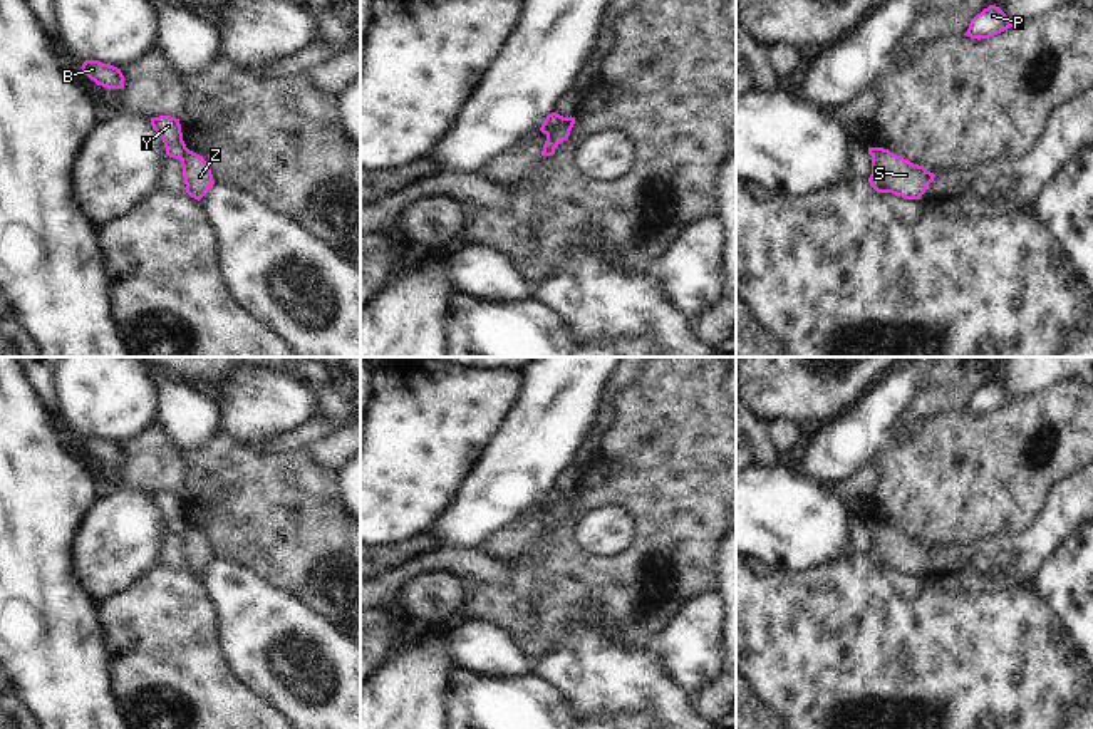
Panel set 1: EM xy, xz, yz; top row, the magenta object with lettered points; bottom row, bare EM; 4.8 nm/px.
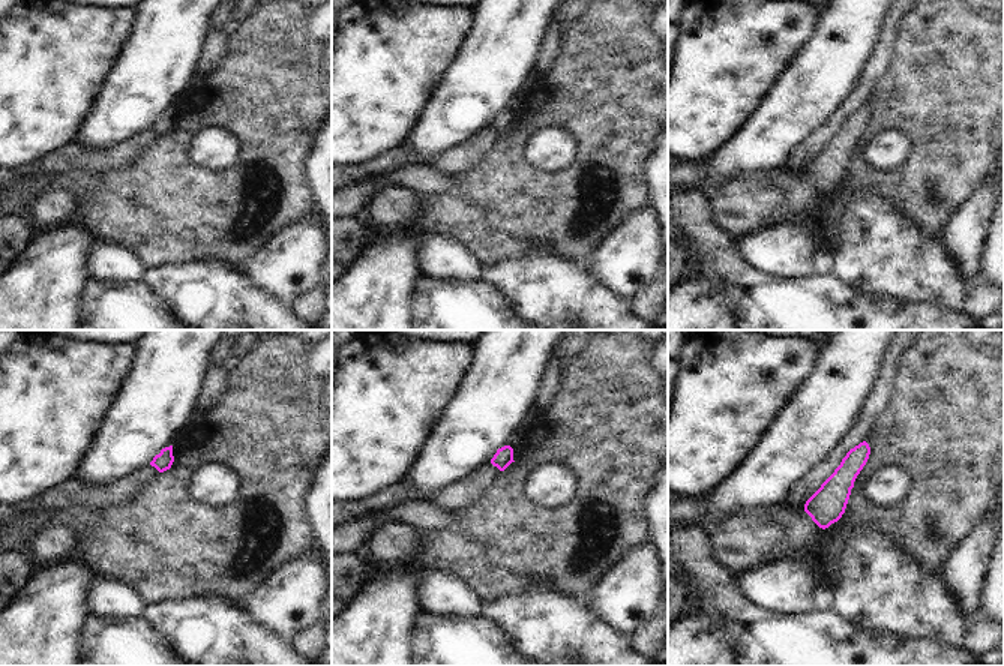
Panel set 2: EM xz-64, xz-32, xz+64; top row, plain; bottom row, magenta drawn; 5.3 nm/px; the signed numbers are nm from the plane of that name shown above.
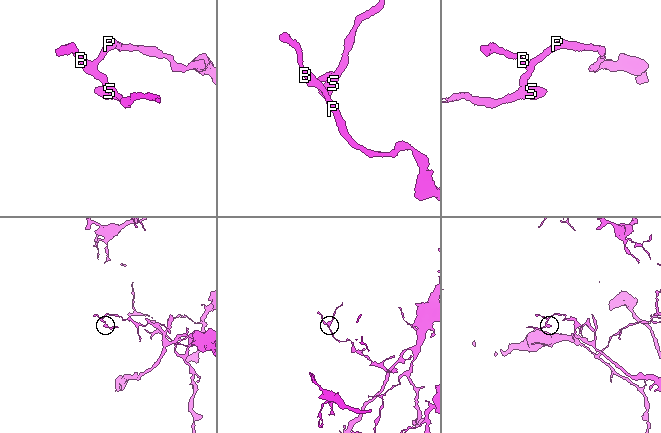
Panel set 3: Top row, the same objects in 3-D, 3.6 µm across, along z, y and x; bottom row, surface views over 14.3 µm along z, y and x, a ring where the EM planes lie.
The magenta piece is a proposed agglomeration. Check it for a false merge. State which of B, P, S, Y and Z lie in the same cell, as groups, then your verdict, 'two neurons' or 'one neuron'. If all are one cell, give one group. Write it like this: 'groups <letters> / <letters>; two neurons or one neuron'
groups B P Y / S Z; two neurons

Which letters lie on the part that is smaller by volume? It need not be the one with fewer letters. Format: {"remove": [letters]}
{"remove": ["S", "Z"]}

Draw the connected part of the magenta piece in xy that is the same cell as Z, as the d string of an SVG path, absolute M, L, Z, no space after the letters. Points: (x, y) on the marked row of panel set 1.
M189 149L179 161L183 168L186 193L199 201L206 194L206 191L215 184L211 169L203 159L203 156Z

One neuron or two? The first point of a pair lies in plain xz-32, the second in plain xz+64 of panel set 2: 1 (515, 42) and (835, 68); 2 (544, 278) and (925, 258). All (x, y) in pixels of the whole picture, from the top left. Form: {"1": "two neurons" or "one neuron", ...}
{"1": "one neuron", "2": "one neuron"}

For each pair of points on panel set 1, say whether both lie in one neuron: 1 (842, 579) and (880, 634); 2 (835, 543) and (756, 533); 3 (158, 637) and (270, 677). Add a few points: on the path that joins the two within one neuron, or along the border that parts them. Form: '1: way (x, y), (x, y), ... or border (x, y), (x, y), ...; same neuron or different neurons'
1: way (842, 592), (867, 620); same neuron
2: way (815, 533), (777, 533); same neuron
3: border (217, 624), (222, 656), (228, 669), (252, 692); different neurons

